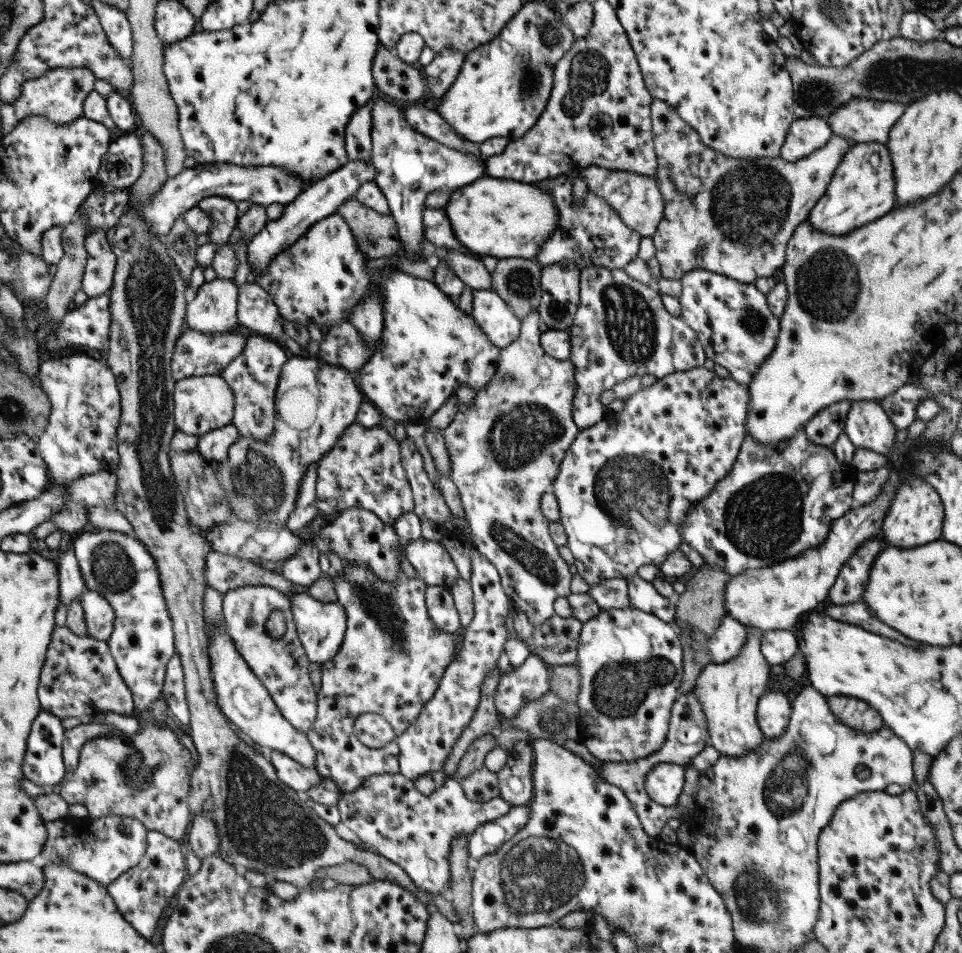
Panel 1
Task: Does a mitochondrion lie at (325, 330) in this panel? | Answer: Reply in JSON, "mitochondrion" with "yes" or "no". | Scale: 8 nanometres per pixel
{"mitochondrion":"no"}

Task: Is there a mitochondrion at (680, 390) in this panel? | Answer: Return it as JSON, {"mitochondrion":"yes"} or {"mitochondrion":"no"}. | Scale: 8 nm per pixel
{"mitochondrion":"no"}

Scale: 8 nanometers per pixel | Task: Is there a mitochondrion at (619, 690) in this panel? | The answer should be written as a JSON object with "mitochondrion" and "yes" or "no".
{"mitochondrion":"yes"}

